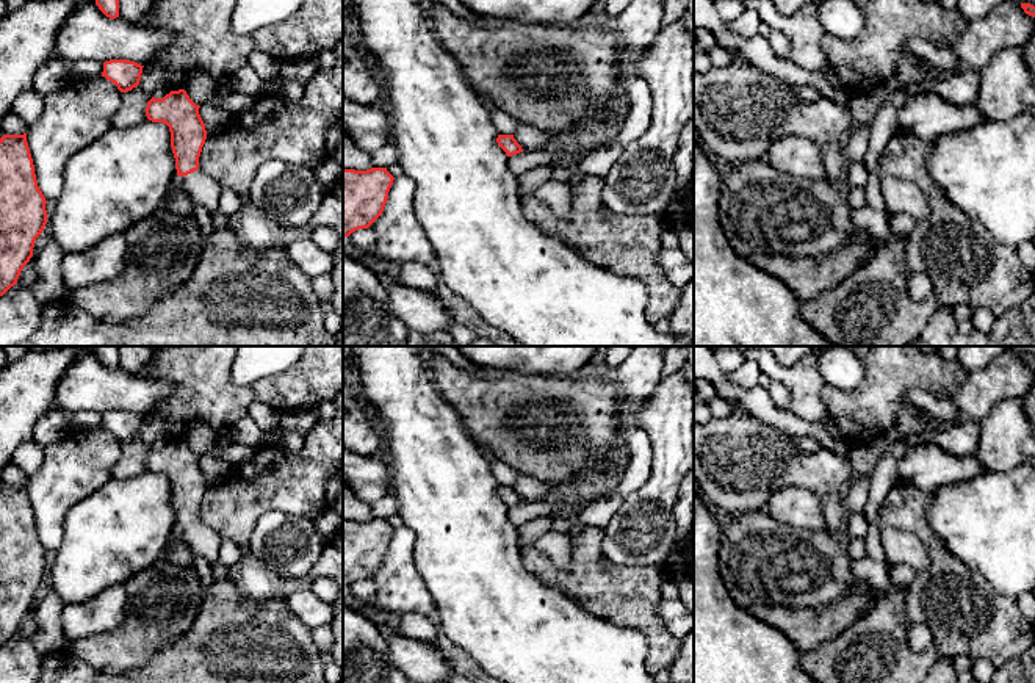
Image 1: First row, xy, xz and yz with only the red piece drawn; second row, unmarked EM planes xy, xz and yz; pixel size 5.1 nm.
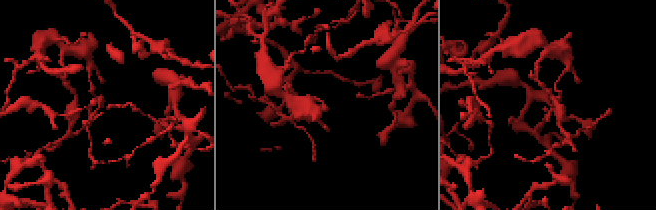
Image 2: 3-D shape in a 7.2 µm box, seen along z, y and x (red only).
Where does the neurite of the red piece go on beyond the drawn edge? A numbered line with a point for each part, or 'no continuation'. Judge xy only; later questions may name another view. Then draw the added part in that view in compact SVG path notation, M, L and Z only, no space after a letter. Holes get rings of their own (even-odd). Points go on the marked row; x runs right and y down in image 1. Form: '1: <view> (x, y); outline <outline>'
1: xy (205, 191); outline M200 169L183 175L182 180L196 205L207 208L210 213L218 211L222 188L216 180L205 175Z

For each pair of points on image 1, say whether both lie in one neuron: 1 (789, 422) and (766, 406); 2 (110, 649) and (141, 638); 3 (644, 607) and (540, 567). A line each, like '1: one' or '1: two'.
1: one
2: one
3: one

